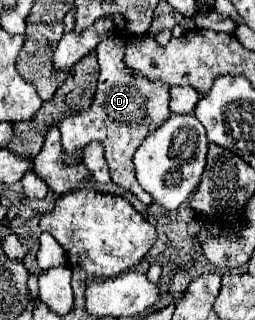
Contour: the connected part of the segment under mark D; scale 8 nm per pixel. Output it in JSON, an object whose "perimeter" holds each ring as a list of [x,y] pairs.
{"perimeter":[[[106,37],[96,47],[96,55],[100,63],[100,75],[98,75],[98,91],[92,107],[78,115],[68,115],[60,121],[66,161],[68,163],[78,161],[82,157],[82,149],[86,147],[86,143],[100,141],[104,145],[112,181],[128,189],[130,193],[134,193],[142,203],[150,205],[154,199],[138,185],[134,167],[132,167],[132,155],[136,153],[138,143],[142,143],[142,137],[158,129],[158,125],[162,125],[162,121],[166,121],[166,117],[170,115],[170,109],[168,109],[170,87],[166,87],[162,81],[148,81],[146,77],[128,69],[122,61],[124,43],[118,37]]]}

